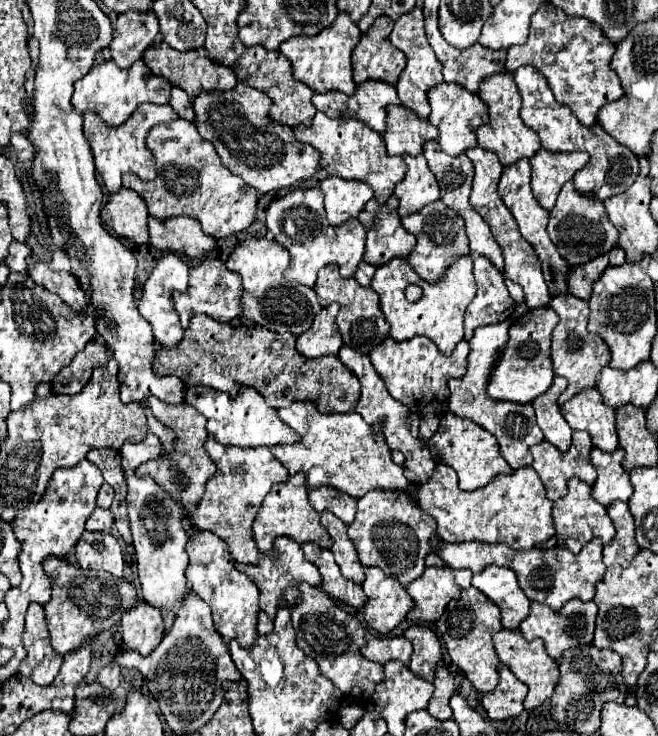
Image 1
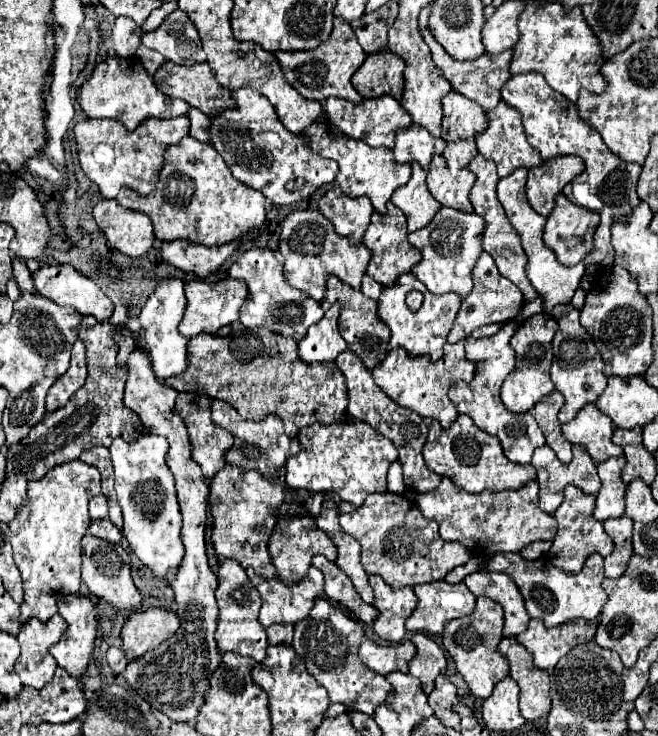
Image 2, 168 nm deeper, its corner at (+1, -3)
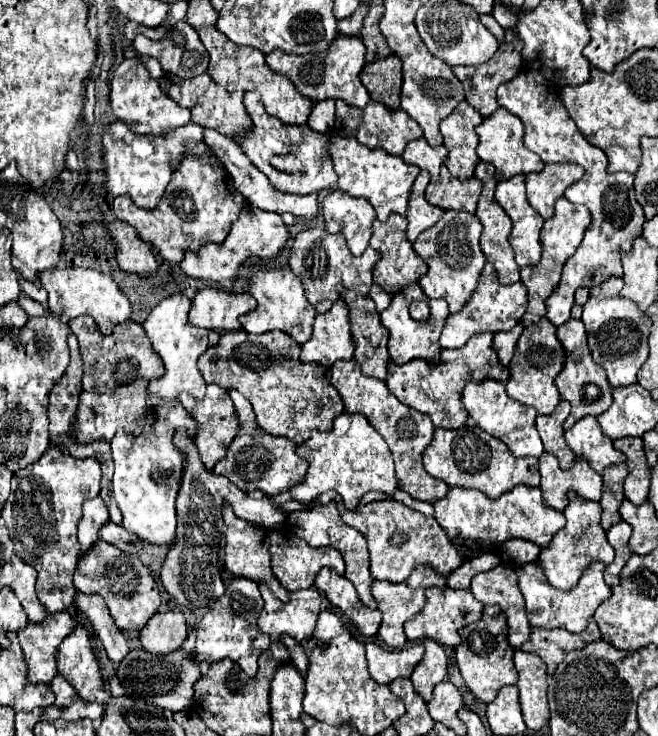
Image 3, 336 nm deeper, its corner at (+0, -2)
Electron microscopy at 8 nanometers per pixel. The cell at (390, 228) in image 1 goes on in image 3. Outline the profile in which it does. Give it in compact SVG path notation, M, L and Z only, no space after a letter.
M392 213L388 221L374 221L374 235L370 239L370 247L380 253L380 261L374 267L374 283L378 283L388 293L398 293L400 289L416 283L420 275L424 275L426 263L420 255L412 249L412 243L406 239L406 217Z

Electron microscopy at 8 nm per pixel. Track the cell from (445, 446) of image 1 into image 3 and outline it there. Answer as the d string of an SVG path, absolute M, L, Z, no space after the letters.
M464 425L460 429L450 429L450 431L436 429L432 443L424 451L424 467L432 477L446 481L450 487L478 489L490 499L498 499L500 495L508 493L520 483L532 487L538 487L540 483L538 459L534 457L516 459L500 439L470 425Z

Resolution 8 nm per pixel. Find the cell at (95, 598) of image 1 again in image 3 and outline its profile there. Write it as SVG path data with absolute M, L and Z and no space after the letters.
M78 625L60 645L58 655L58 673L72 683L78 695L86 701L94 701L94 691L102 689L102 675L94 659L90 637L84 625Z

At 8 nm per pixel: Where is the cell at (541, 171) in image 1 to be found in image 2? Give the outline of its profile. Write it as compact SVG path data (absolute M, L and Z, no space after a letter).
M557 156L545 160L537 168L531 168L525 190L531 208L541 216L549 216L549 212L553 210L555 196L583 170L585 164L579 156Z

